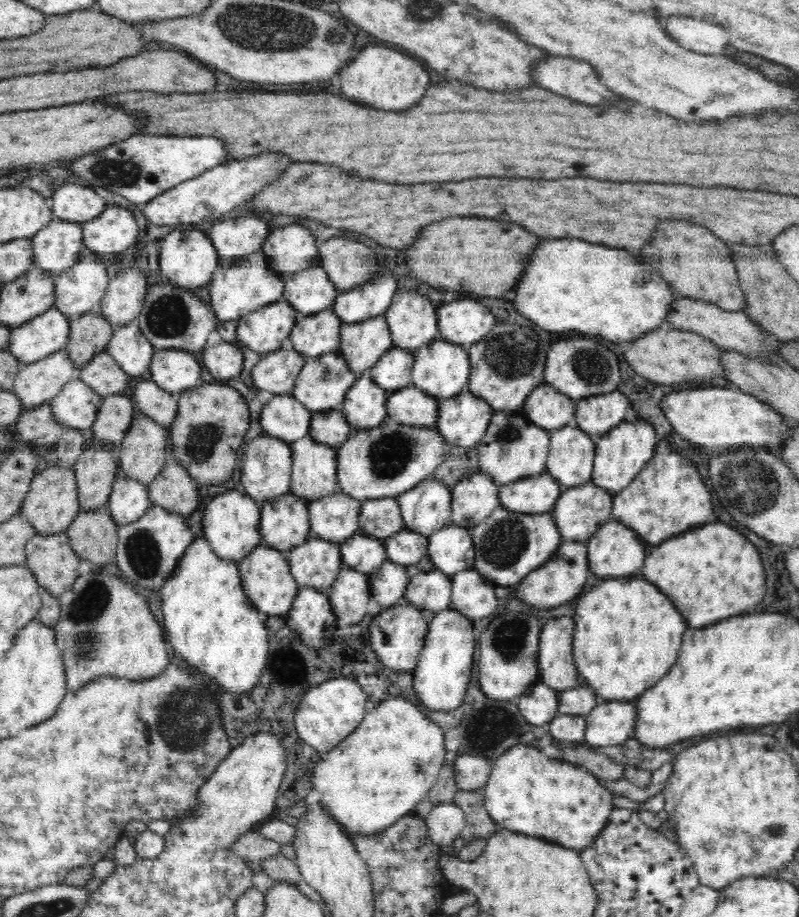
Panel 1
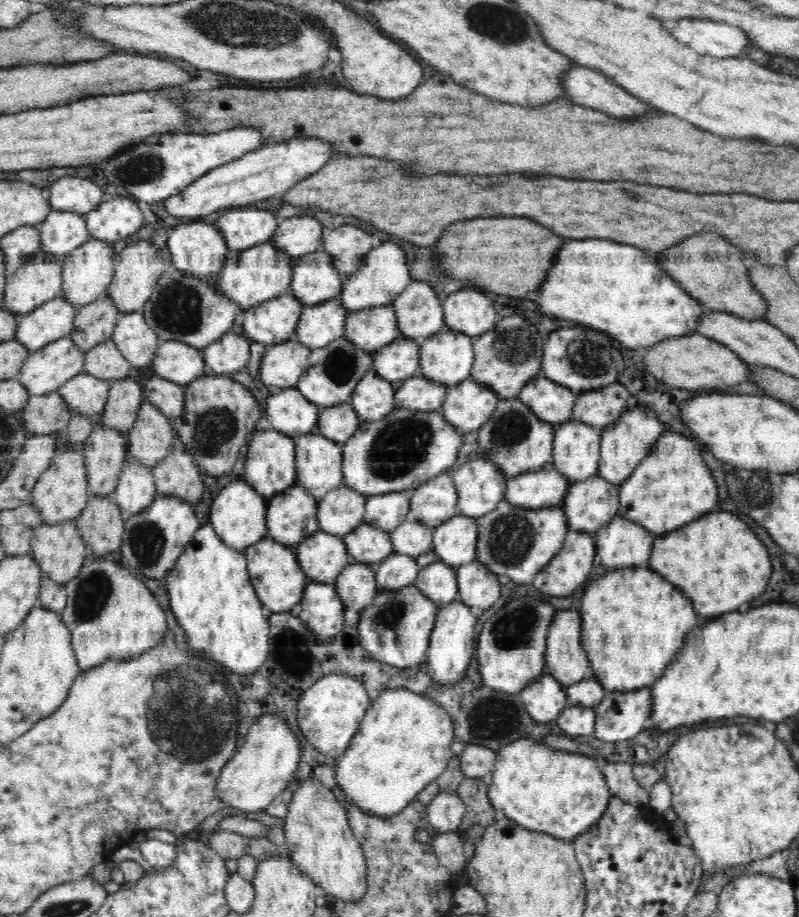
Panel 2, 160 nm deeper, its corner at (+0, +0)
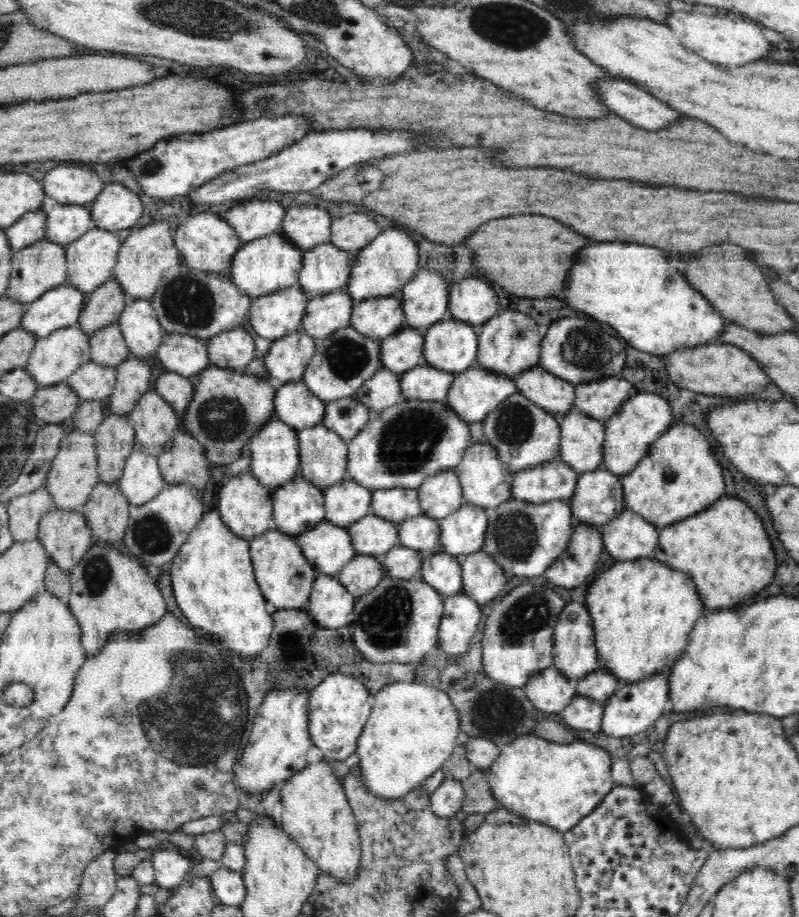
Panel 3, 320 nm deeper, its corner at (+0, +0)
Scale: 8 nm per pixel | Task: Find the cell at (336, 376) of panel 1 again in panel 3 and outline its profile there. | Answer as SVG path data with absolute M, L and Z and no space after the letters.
M352 325L339 328L326 336L326 339L318 339L315 344L314 356L307 364L302 382L306 383L314 395L327 403L354 396L366 380L381 368L381 342L367 338Z

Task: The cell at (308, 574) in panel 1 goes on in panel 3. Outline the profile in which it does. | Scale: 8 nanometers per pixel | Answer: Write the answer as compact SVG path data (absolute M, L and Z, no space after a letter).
M326 520L318 523L308 532L298 535L296 542L300 545L306 560L314 567L317 573L336 577L340 574L342 567L350 563L350 560L353 560L356 556L354 545L352 545L352 537L350 537L347 527L338 526Z

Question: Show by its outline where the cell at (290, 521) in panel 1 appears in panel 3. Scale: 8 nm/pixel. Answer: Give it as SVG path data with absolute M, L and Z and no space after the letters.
M300 474L272 493L273 524L288 536L296 538L326 518L323 491Z

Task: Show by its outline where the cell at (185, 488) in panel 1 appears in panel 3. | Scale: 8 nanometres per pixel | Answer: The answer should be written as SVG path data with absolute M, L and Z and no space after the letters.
M181 427L165 444L157 459L160 473L168 484L186 484L199 491L208 484L210 462L204 447Z

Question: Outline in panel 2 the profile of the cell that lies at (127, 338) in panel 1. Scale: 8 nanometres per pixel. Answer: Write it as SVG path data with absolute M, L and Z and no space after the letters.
M143 312L120 314L112 340L134 368L151 365L160 344L158 334L150 329Z

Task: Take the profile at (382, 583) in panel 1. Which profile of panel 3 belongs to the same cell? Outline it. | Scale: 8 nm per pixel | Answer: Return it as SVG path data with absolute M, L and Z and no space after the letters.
M401 544L383 554L380 558L384 576L407 579L420 576L422 556L419 551Z

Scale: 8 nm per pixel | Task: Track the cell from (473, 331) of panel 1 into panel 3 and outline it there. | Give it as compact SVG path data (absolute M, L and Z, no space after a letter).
M464 278L449 286L448 317L477 328L501 312L499 301L484 278Z

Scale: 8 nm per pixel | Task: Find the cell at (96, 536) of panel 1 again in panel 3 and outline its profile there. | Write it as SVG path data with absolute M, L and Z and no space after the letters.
M118 482L98 483L89 499L80 508L86 523L90 525L95 542L111 545L125 537L129 523L128 499Z

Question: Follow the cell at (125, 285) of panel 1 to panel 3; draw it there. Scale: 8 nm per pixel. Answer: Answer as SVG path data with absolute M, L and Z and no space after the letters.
M155 220L141 229L132 230L121 242L113 277L125 291L128 300L152 299L160 287L164 273L173 266L182 264L178 247L174 246L173 231L166 220Z

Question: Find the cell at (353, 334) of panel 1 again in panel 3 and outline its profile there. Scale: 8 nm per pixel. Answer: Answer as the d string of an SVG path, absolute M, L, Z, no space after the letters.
M400 295L380 296L362 300L353 309L350 325L367 338L379 342L404 326L403 303Z

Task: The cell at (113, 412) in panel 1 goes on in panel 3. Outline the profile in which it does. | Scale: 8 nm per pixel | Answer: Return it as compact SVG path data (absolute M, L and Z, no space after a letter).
M130 355L117 367L116 384L112 394L105 401L107 412L117 416L127 416L134 410L138 400L150 388L152 380L151 358Z

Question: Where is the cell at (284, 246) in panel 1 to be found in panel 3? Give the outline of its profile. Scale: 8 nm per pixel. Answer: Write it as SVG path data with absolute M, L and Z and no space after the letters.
M312 204L286 209L282 222L282 235L303 250L317 244L330 243L332 215Z

